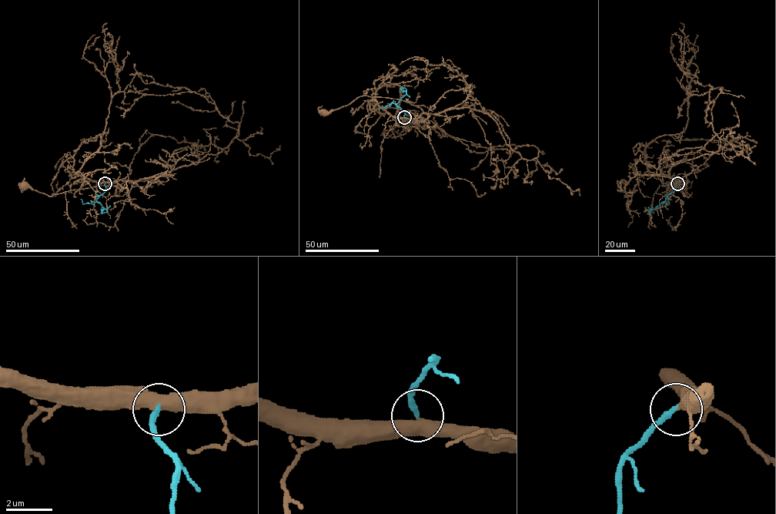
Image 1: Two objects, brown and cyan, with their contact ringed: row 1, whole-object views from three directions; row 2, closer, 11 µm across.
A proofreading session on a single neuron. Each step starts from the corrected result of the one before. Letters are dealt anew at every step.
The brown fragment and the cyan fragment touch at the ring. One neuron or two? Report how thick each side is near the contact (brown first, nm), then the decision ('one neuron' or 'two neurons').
440 nm thick on the brown side, 260 nm on the other; one neuron

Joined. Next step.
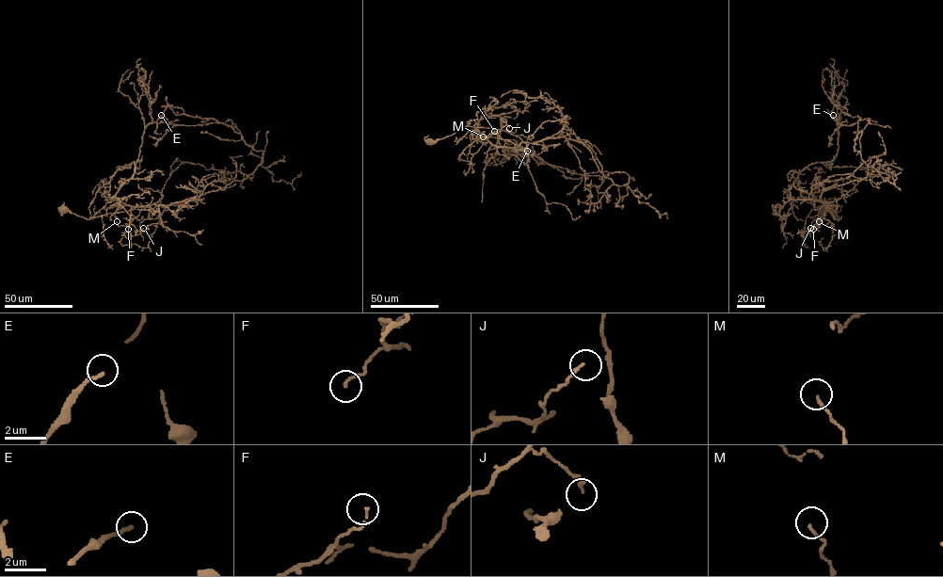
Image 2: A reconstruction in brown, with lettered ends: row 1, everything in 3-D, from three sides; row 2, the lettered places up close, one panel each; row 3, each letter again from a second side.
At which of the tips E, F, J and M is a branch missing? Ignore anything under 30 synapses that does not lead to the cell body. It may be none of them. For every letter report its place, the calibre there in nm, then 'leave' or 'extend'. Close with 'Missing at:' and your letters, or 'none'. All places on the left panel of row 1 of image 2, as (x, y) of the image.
E: (161, 115) | 170 nm | extend
F: (128, 229) | 120 nm | leave
J: (143, 228) | 150 nm | leave
M: (117, 221) | 120 nm | leave
Missing at: E

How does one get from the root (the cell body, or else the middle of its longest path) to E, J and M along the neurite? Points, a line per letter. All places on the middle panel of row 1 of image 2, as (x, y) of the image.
E: (429, 142), (471, 126), (519, 136), (516, 147), (481, 135), (478, 122), (498, 116), (505, 155), (527, 151)
J: (429, 142), (471, 126), (519, 136), (522, 141), (516, 147), (505, 147), (497, 135), (505, 125), (509, 128)
M: (429, 142), (466, 126), (504, 130), (522, 141), (516, 147), (505, 147), (497, 134), (483, 136)

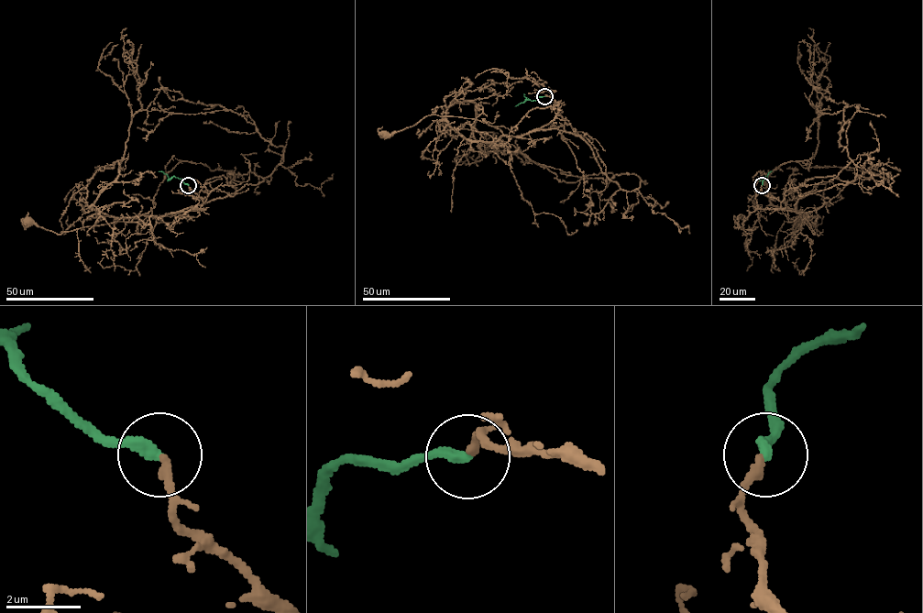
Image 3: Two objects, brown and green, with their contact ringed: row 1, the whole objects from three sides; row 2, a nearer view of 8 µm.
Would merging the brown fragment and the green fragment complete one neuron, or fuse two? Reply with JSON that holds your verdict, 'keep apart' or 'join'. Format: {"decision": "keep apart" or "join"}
{"decision": "join"}

